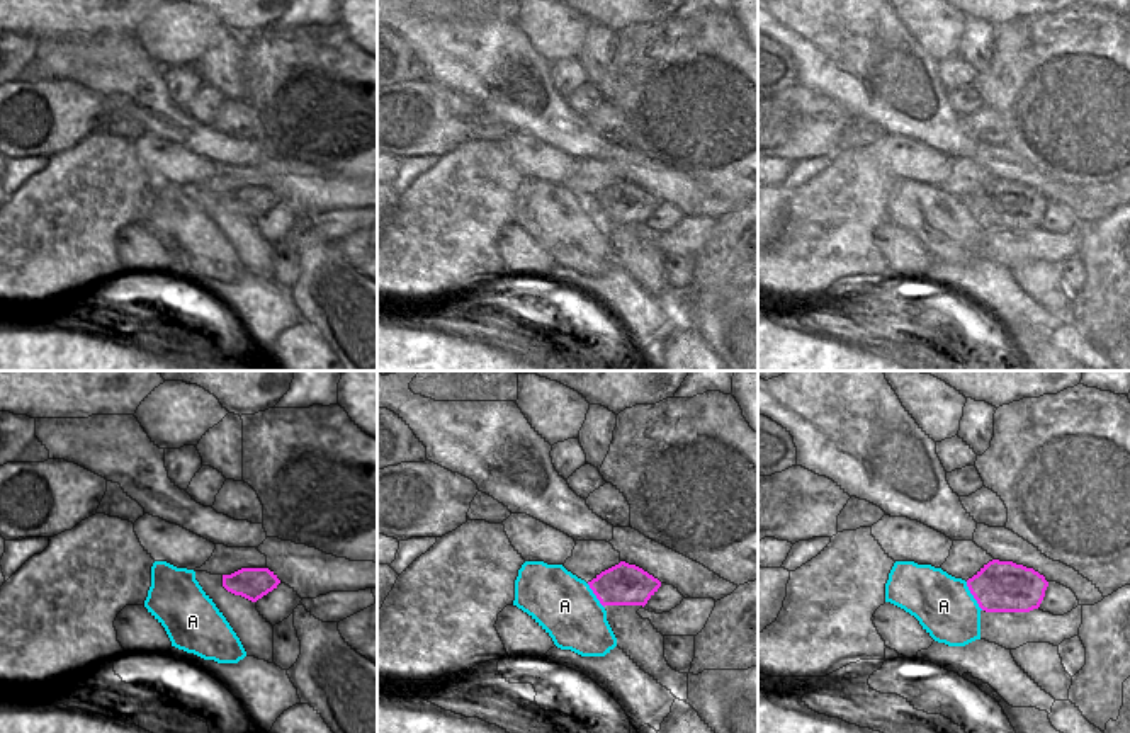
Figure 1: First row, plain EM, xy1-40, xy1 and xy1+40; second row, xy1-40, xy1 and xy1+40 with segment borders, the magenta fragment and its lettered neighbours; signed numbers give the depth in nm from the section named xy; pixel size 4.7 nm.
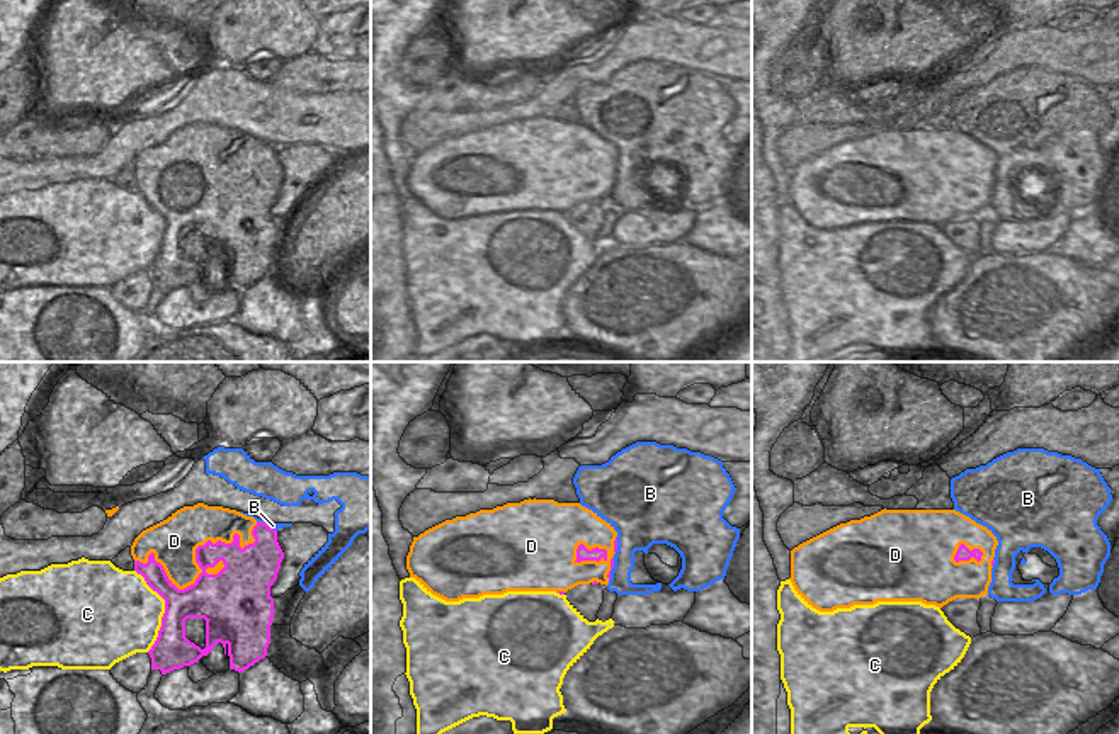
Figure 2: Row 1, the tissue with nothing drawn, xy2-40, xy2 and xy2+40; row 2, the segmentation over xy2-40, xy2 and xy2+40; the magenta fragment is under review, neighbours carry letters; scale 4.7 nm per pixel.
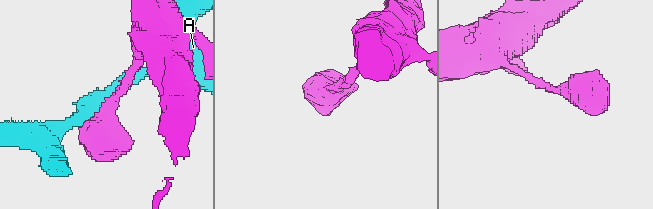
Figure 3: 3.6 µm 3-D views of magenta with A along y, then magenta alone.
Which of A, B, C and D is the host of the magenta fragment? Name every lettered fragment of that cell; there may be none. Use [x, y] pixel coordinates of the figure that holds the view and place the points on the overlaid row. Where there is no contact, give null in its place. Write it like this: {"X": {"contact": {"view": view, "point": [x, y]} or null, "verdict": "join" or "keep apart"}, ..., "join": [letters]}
{"A": {"contact": {"view": "xy1+40", "point": [972, 594]}, "verdict": "keep apart"}, "B": {"contact": {"view": "xy2", "point": [611, 570]}, "verdict": "join"}, "C": {"contact": {"view": "xy2-40", "point": [165, 610]}, "verdict": "keep apart"}, "D": {"contact": {"view": "xy2-40", "point": [196, 558]}, "verdict": "keep apart"}, "join": ["B"]}

